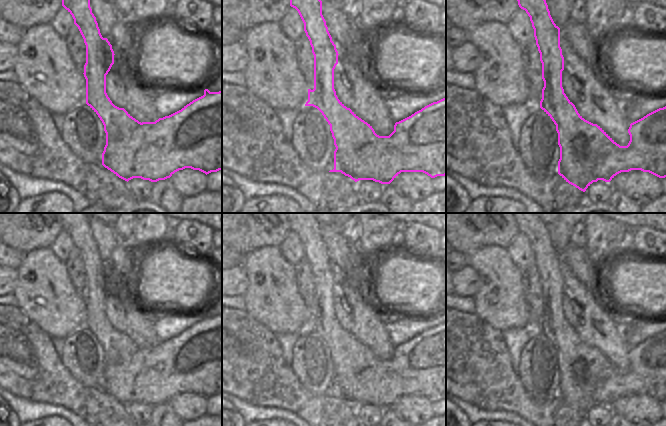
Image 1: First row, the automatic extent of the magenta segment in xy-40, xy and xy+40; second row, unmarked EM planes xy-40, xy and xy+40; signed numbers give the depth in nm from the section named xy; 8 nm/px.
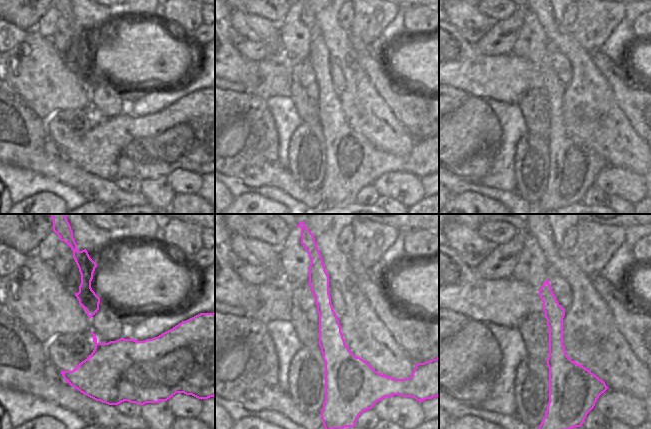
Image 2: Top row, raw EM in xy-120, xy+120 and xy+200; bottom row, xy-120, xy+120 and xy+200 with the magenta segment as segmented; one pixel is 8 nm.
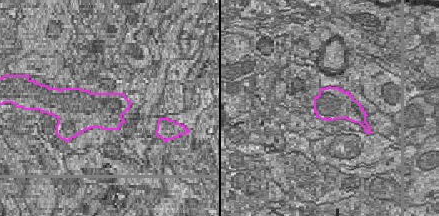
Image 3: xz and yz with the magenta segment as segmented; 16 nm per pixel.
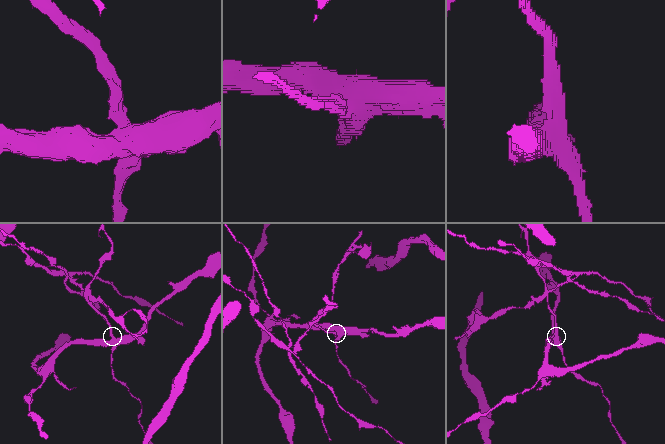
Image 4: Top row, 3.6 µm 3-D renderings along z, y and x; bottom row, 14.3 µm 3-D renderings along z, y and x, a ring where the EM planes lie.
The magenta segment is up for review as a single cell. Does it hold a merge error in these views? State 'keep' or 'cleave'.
cleave

